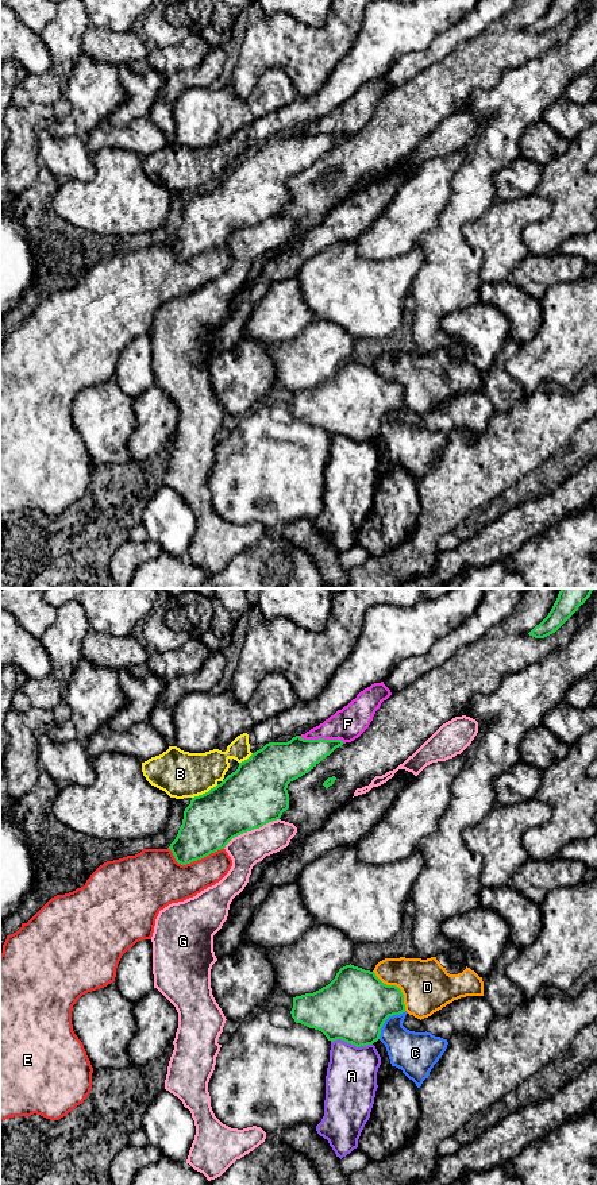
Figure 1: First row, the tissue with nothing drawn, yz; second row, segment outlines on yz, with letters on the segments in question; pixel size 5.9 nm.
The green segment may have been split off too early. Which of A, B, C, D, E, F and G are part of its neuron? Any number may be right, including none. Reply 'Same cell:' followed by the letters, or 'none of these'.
Same cell: F

